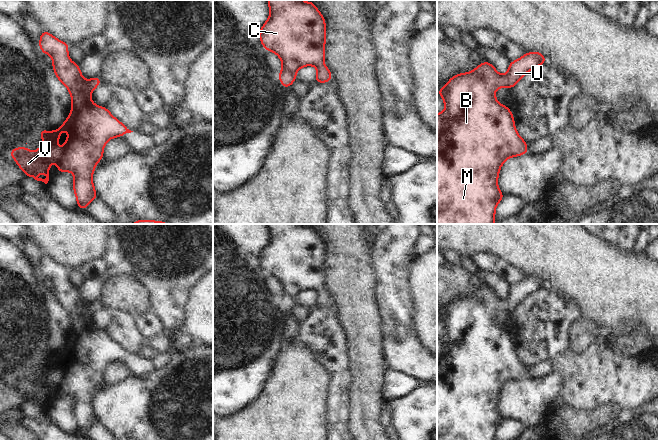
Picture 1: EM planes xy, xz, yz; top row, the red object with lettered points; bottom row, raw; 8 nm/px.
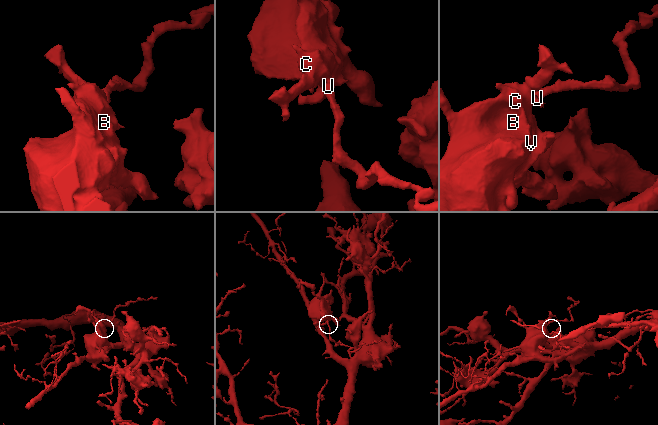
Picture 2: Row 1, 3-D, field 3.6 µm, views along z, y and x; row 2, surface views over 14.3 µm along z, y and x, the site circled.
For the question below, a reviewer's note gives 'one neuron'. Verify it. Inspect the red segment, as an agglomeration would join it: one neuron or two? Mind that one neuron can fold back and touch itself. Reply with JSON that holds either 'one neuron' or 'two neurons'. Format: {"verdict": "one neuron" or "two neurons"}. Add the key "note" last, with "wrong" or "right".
{"verdict": "one neuron", "note": "right"}

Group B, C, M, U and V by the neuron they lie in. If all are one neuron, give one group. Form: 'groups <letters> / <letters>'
groups B C M U V

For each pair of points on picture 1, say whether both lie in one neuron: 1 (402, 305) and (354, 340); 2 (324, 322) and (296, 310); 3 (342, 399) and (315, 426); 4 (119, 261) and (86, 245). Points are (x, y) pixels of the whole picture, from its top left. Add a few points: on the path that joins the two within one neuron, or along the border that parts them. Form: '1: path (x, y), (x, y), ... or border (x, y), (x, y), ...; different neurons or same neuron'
1: border (374, 298), (380, 317), (382, 344); different neurons
2: border (310, 307), (309, 314), (299, 322); different neurons
3: border (327, 390), (326, 429); different neurons
4: border (107, 234), (106, 249), (102, 257); different neurons

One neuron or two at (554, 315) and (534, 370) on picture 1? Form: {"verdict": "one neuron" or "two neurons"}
{"verdict": "two neurons"}

